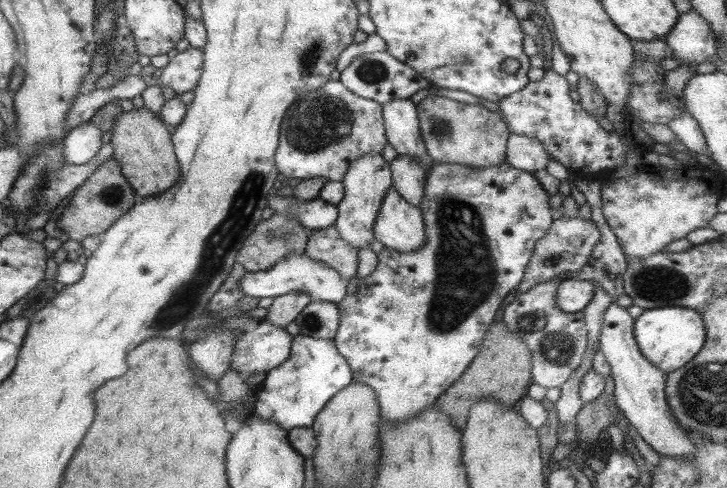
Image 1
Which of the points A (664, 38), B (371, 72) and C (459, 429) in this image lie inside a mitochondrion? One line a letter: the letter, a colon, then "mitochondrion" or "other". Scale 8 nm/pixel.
A: other
B: mitochondrion
C: other

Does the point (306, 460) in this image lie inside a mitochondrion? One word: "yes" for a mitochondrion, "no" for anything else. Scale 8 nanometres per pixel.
no

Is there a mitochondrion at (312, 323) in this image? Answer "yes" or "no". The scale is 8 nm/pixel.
yes

